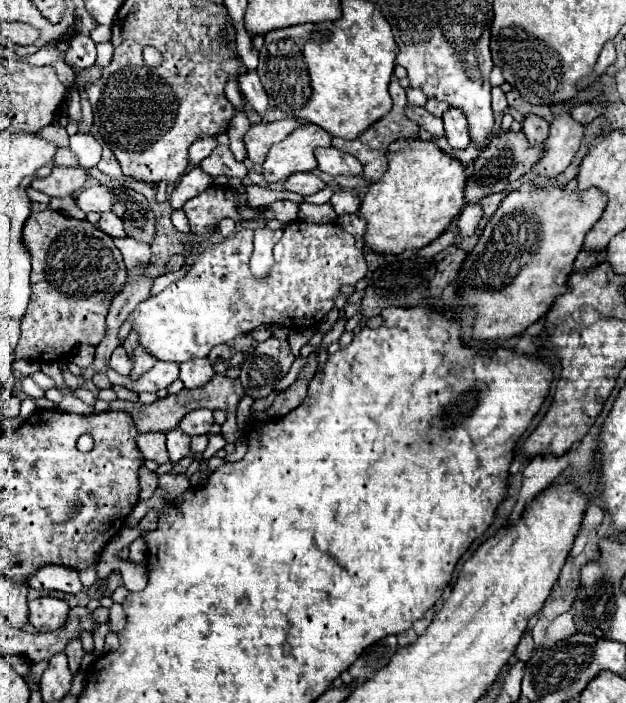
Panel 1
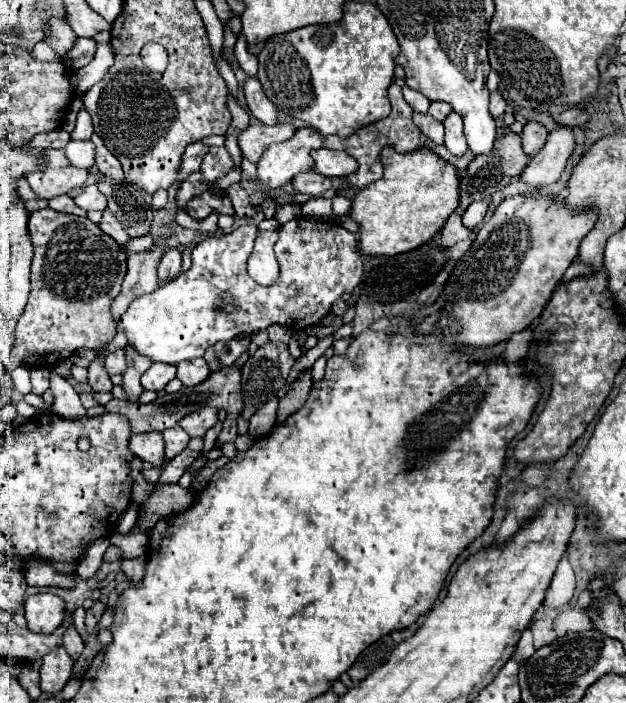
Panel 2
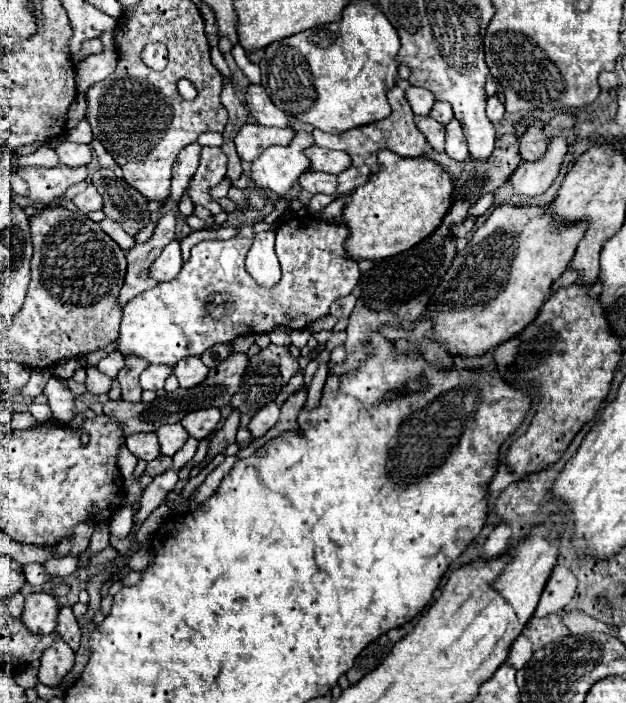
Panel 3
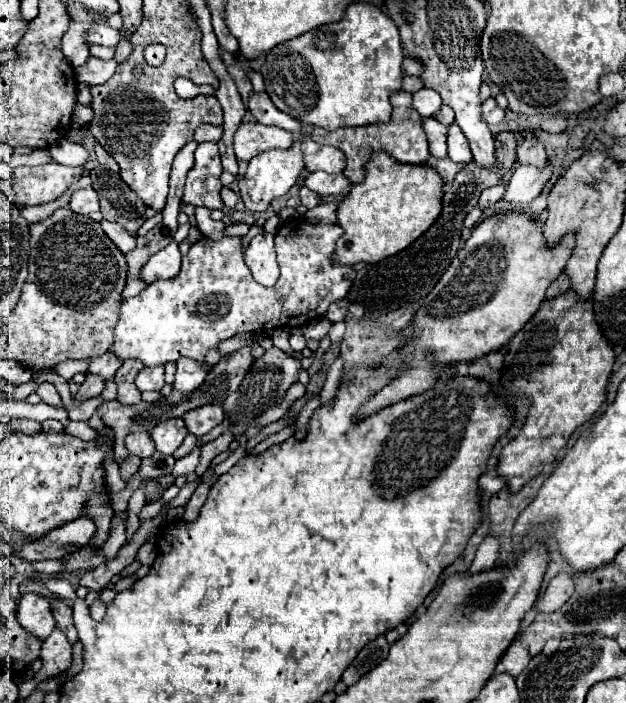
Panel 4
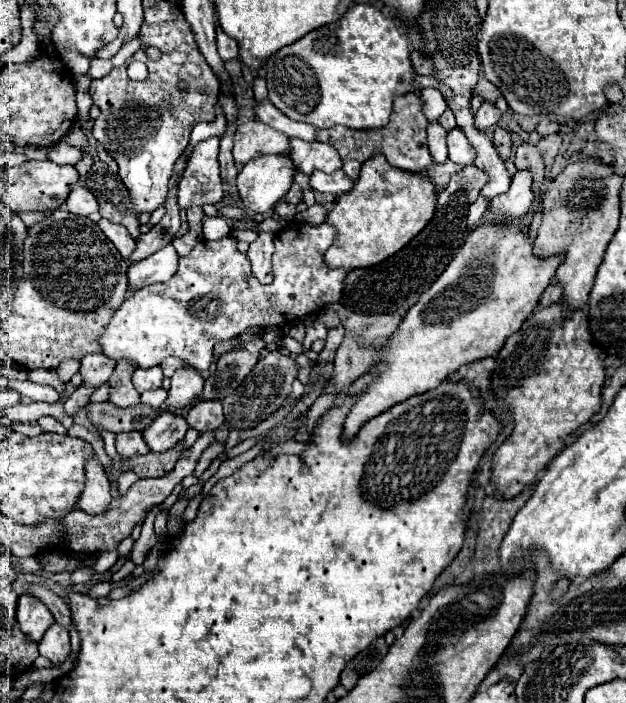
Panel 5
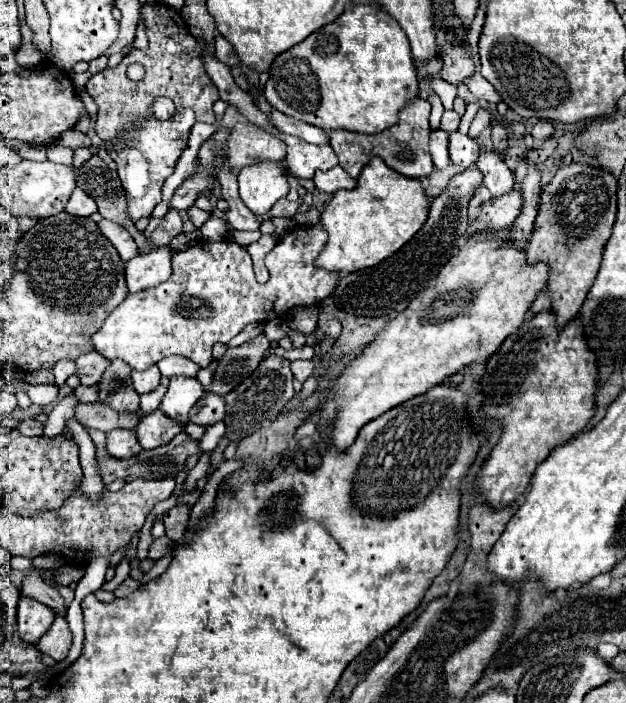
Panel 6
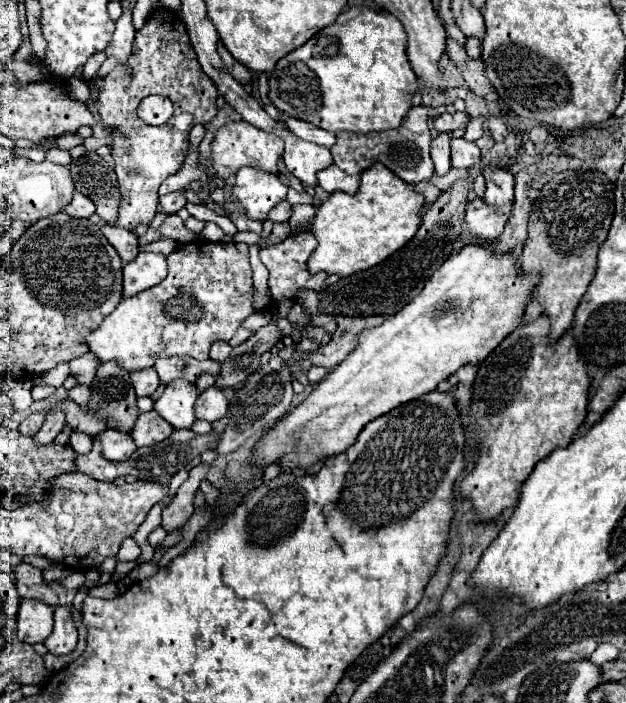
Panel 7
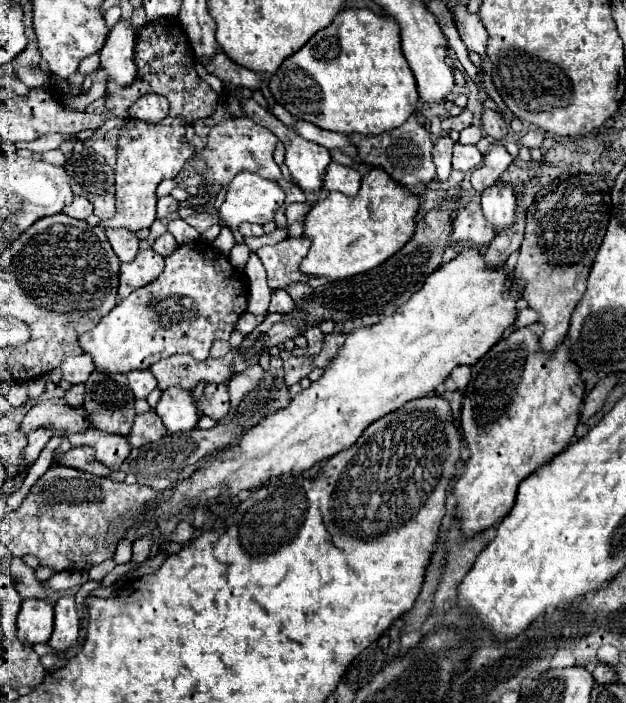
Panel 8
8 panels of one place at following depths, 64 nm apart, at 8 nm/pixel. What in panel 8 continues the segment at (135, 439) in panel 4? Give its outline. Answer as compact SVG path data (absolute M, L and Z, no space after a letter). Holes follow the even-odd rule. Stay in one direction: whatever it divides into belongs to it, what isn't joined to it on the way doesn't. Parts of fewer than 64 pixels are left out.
M94 428L86 430L82 434L72 434L70 442L92 446L96 452L96 460L100 464L104 464L108 470L118 470L118 466L122 466L122 462L130 454L130 444L124 436L112 436L108 432L96 432Z

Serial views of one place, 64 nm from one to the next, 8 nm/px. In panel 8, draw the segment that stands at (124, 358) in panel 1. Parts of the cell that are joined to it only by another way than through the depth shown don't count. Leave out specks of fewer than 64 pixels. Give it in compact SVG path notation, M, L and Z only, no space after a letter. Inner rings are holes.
M80 354L66 358L58 368L62 370L62 378L70 384L84 384L84 380L88 380L88 376L92 374L94 364L88 354Z

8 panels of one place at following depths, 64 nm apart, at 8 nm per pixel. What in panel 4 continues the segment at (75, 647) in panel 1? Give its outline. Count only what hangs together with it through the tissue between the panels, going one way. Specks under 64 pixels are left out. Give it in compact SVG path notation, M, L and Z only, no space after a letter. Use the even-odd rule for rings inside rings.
M48 598L50 600L50 606L52 606L52 614L56 618L56 626L66 634L66 638L74 644L78 640L78 634L76 634L76 628L72 624L72 608L64 602L64 600L56 600L56 598Z

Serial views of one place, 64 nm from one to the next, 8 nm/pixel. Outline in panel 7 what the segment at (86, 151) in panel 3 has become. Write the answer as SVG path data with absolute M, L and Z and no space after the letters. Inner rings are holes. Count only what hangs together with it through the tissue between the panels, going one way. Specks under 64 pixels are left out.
M52 148L52 150L48 150L46 152L46 160L48 162L54 162L54 164L70 164L70 154L68 152L64 152L64 150L60 150L60 148Z

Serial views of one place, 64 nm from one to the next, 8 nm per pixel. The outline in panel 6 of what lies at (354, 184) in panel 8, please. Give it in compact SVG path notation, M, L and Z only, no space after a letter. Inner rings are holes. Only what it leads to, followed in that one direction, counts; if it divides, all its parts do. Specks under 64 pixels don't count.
M340 166L330 168L328 172L316 172L314 174L314 184L318 190L334 194L336 190L352 190L356 188L356 180L352 176L348 176Z

